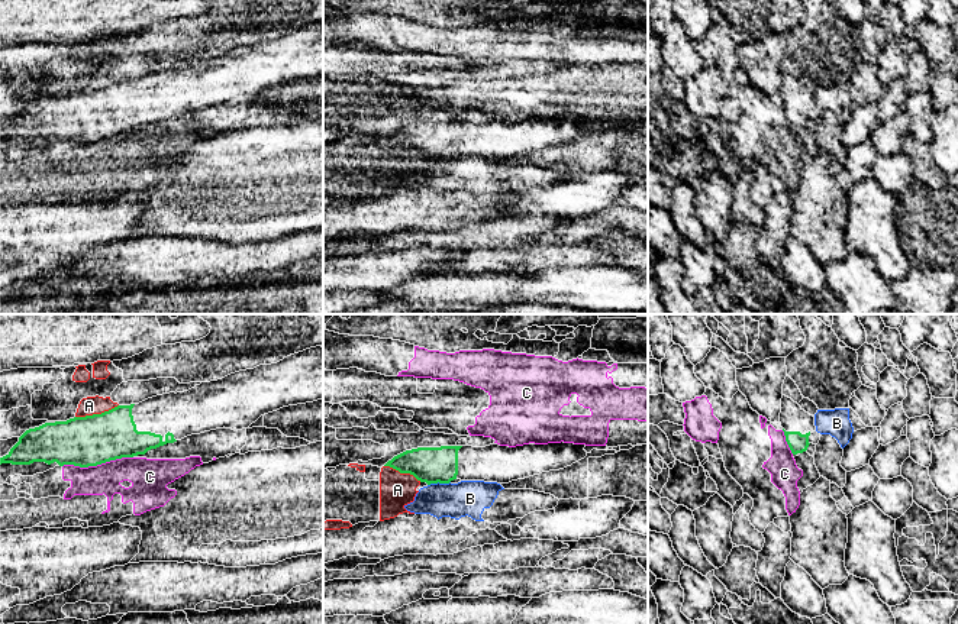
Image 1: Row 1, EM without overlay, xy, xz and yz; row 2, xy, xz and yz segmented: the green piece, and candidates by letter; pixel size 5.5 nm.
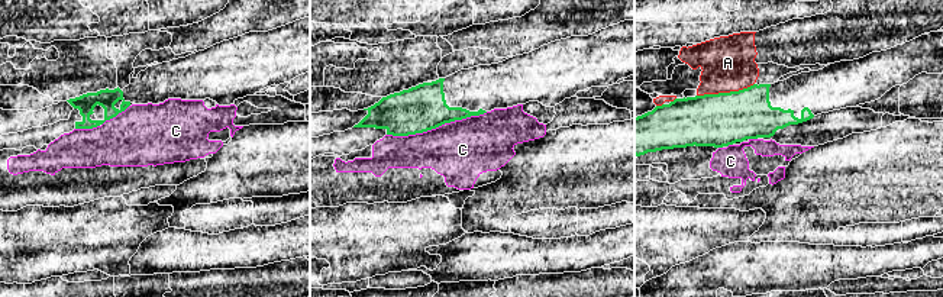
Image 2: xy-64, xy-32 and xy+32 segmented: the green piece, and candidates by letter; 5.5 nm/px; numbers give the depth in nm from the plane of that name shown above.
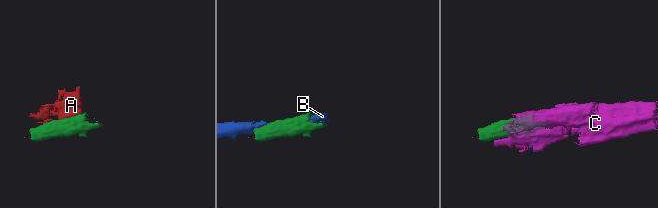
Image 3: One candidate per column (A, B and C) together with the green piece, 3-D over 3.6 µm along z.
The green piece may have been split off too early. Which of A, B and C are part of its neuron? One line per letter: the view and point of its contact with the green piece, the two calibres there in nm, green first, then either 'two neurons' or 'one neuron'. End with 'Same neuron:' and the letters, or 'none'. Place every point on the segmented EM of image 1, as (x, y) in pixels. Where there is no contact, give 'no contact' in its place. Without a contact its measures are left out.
A: contact xy (96, 414); calibres 280 and 100 nm; two neurons
B: contact xz (438, 481); calibres 200 and 190 nm; two neurons
C: contact xy (97, 464); calibres 280 and 170 nm; two neurons
Same neuron: none

